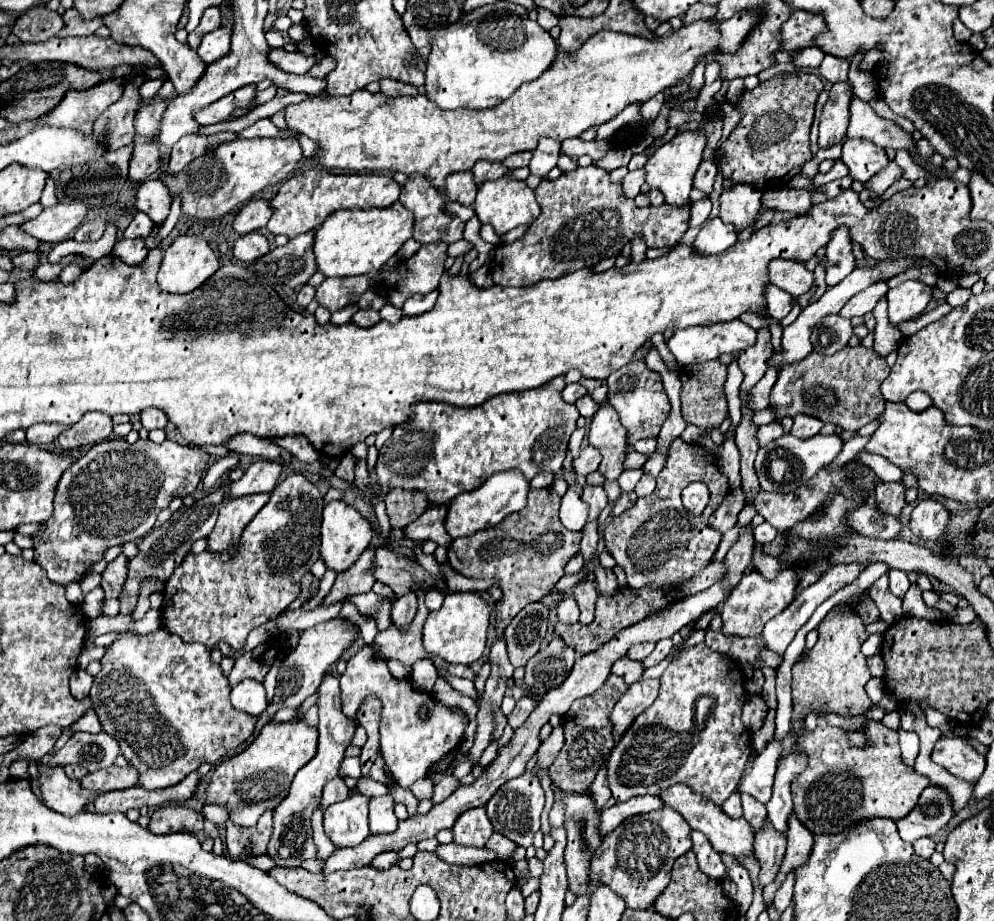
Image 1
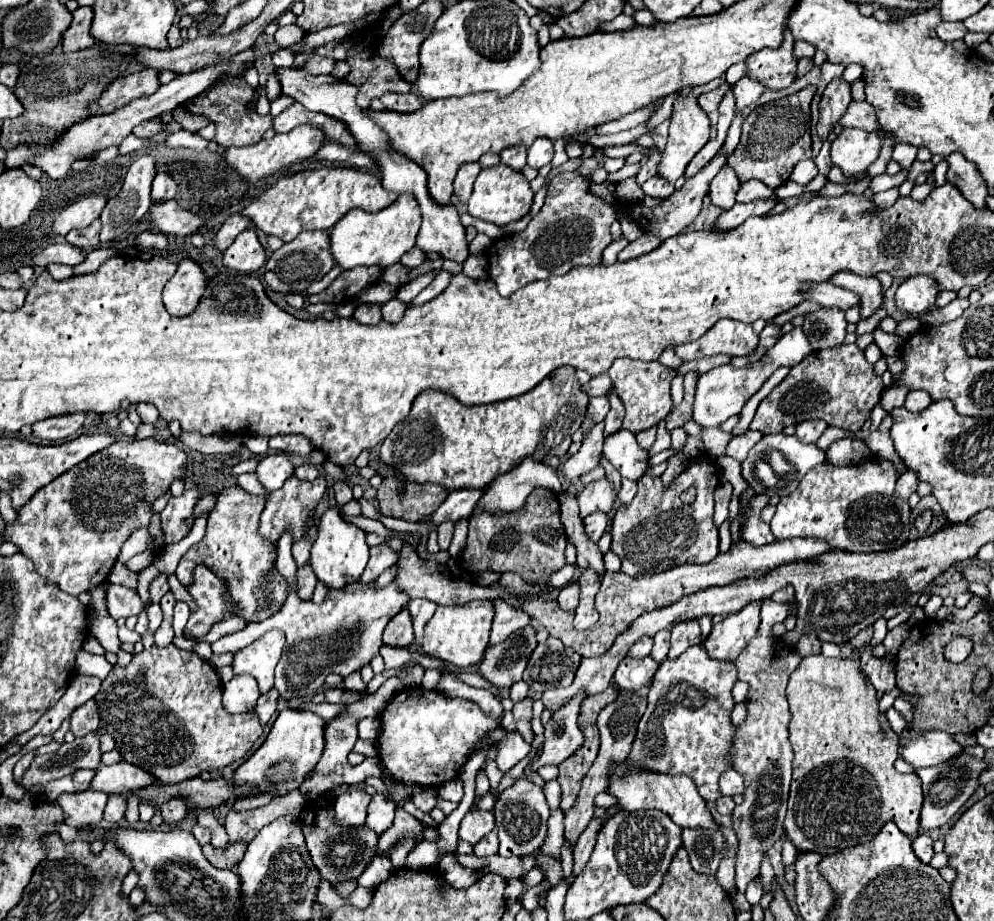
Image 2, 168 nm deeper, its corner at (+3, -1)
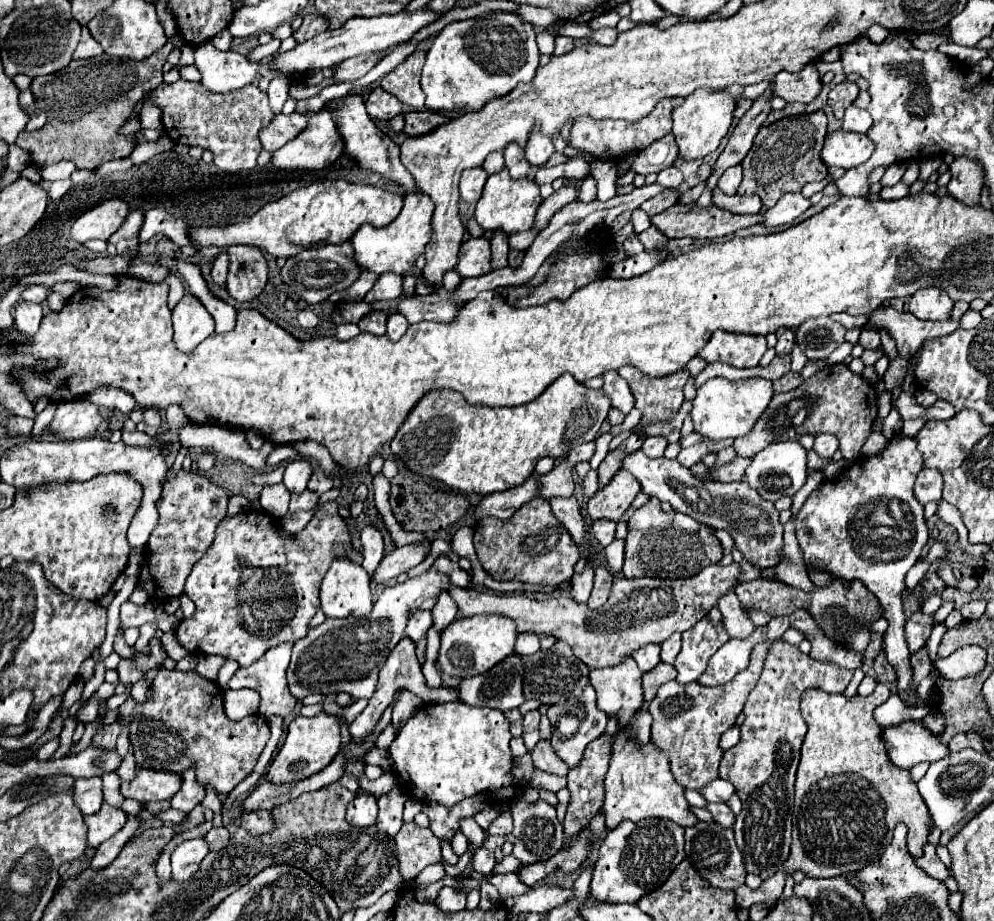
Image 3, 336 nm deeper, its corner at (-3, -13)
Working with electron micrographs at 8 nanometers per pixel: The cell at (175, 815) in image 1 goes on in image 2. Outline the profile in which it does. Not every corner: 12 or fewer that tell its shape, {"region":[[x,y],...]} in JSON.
{"region":[[172,798],[160,806],[164,822],[176,826],[186,814],[186,800]]}

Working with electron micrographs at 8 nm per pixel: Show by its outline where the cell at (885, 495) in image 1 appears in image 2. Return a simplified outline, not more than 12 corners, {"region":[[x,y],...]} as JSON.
{"region":[[906,470],[896,482],[896,494],[910,498],[916,492],[918,476]]}

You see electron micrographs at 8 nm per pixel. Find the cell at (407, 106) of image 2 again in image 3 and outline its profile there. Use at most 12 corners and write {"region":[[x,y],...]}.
{"region":[[432,110],[406,112],[404,134],[418,136],[444,122]]}

